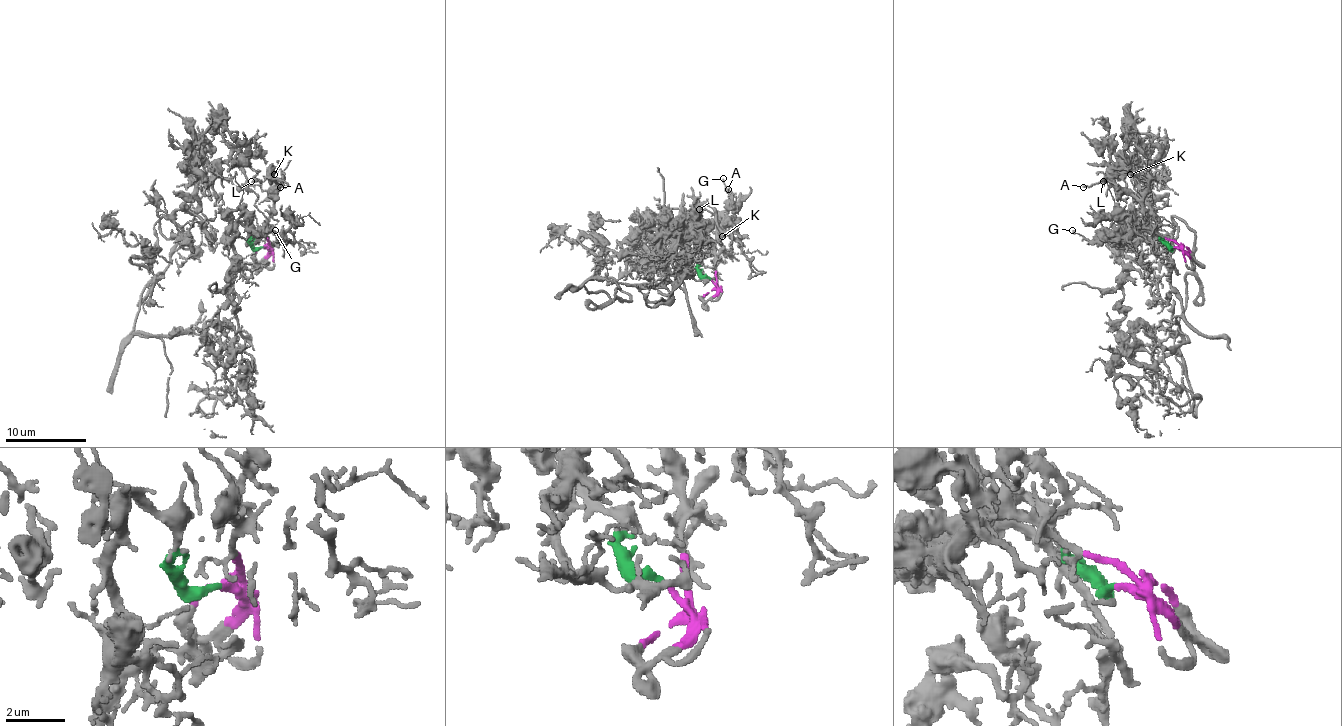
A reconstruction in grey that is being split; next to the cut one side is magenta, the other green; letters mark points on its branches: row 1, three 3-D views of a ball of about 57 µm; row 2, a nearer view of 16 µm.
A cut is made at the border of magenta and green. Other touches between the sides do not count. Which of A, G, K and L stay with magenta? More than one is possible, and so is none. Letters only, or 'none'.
A, G, K, L

